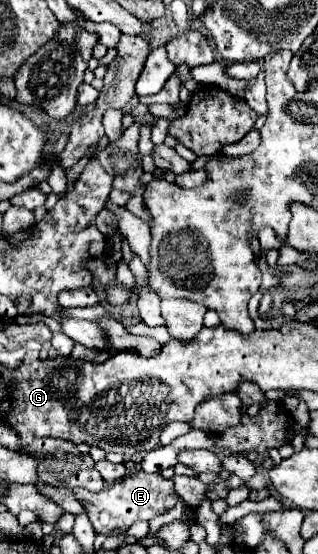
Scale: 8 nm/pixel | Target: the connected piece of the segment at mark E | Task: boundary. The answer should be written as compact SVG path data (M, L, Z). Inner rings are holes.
M145 471L129 473L127 477L123 477L117 483L107 485L99 493L91 493L91 491L85 491L85 489L71 489L71 493L85 507L93 527L97 527L97 533L105 533L105 535L125 533L137 519L151 521L157 515L170 511L181 500L181 497L173 489L171 479L163 479L159 473L149 475Z

